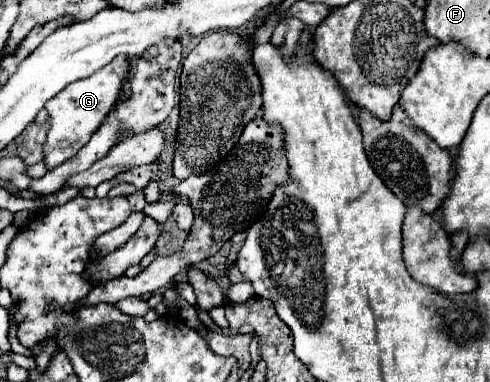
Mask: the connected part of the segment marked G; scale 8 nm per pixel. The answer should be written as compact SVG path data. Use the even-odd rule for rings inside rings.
M117 56L111 64L97 70L89 78L69 84L67 88L63 88L63 92L59 92L59 96L51 98L45 104L45 110L47 110L49 122L51 122L47 140L43 144L43 156L45 156L43 162L45 162L47 170L53 170L55 166L59 166L65 160L69 160L71 156L75 156L91 140L93 132L97 132L101 122L109 116L109 112L119 102L123 84L129 76L129 68L131 68L131 58Z

